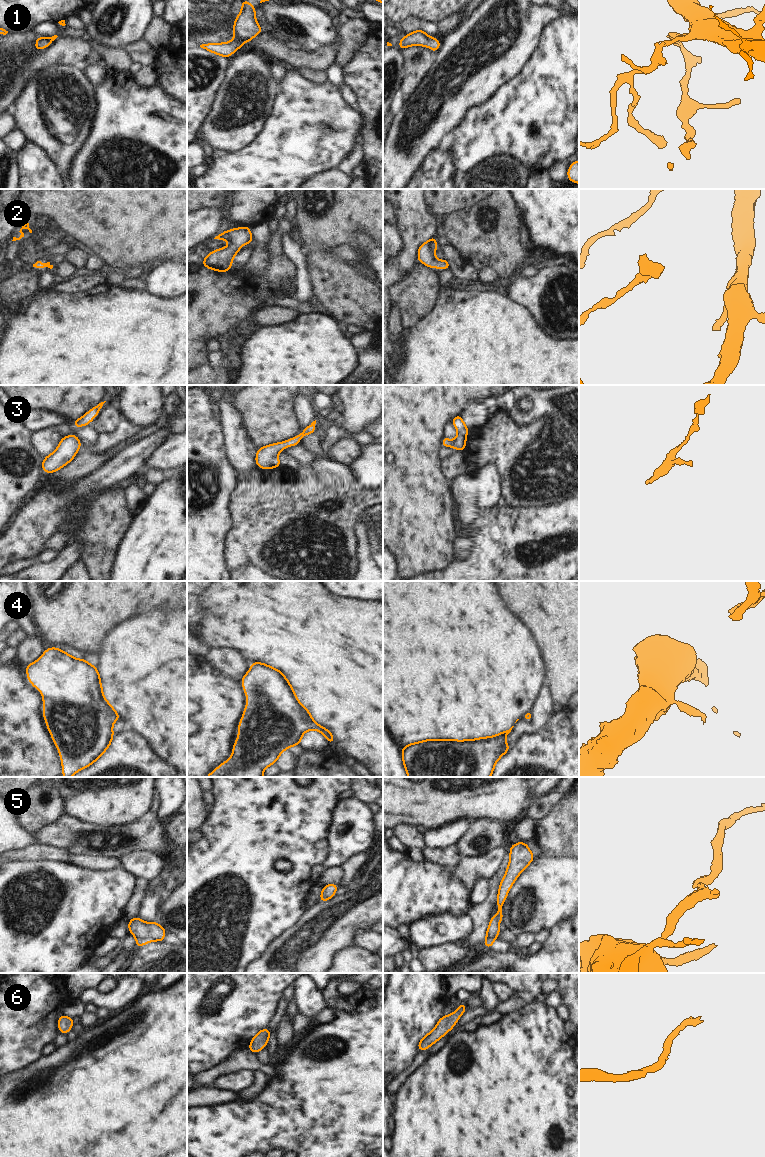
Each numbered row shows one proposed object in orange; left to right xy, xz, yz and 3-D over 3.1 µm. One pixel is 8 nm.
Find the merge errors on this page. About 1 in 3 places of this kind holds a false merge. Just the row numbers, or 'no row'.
no row

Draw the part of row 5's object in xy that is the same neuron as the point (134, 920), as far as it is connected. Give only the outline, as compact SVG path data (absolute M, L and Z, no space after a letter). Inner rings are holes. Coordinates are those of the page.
M138 916L128 922L129 933L136 937L135 947L141 947L151 941L163 942L166 930L157 922L143 922Z

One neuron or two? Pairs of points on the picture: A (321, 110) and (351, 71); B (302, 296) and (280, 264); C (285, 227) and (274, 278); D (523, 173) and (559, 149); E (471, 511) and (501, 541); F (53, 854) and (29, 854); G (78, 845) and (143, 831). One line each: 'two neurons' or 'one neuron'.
A: two neurons
B: two neurons
C: one neuron
D: two neurons
E: two neurons
F: one neuron
G: one neuron

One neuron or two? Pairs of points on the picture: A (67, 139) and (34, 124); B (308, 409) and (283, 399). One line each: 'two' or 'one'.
A: one
B: two

